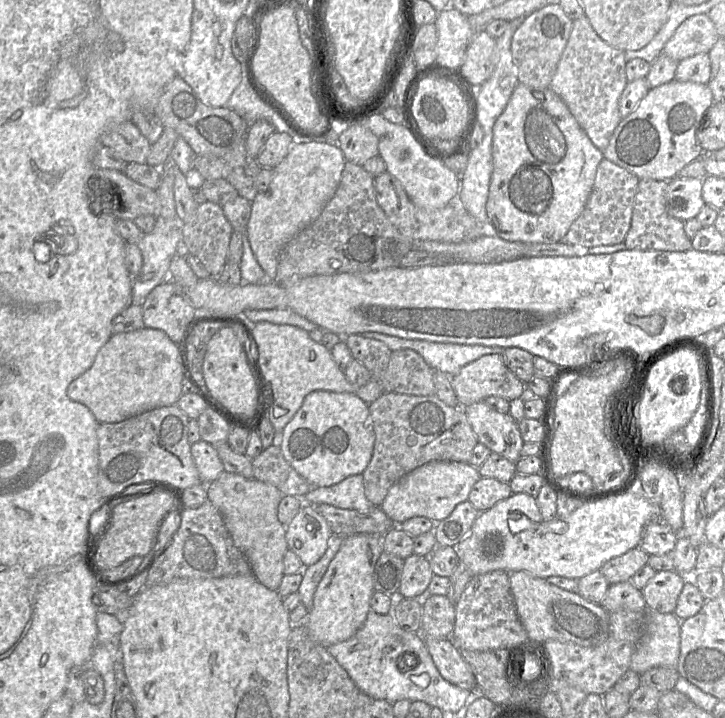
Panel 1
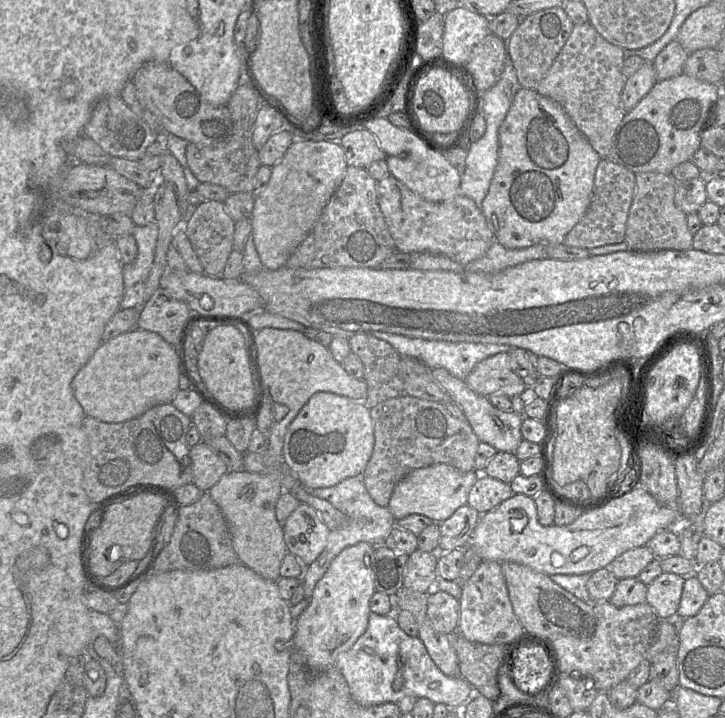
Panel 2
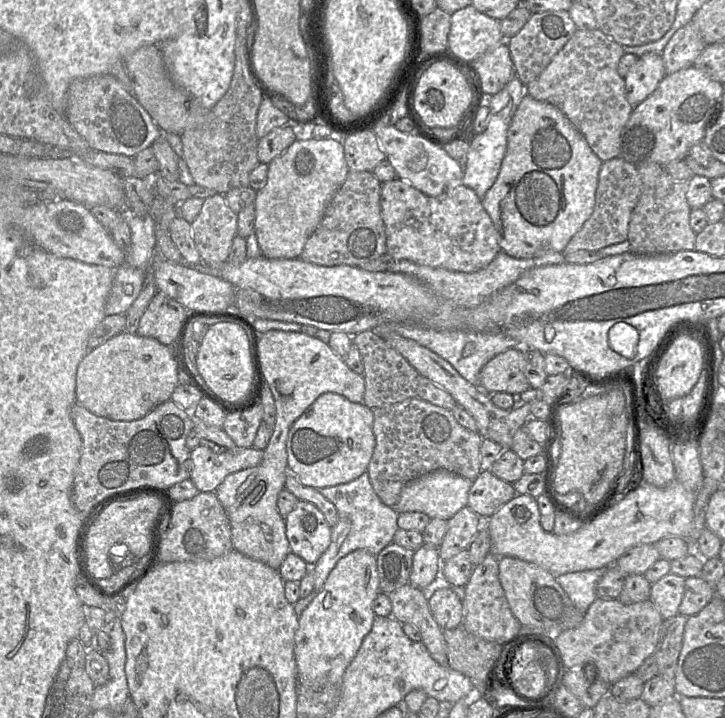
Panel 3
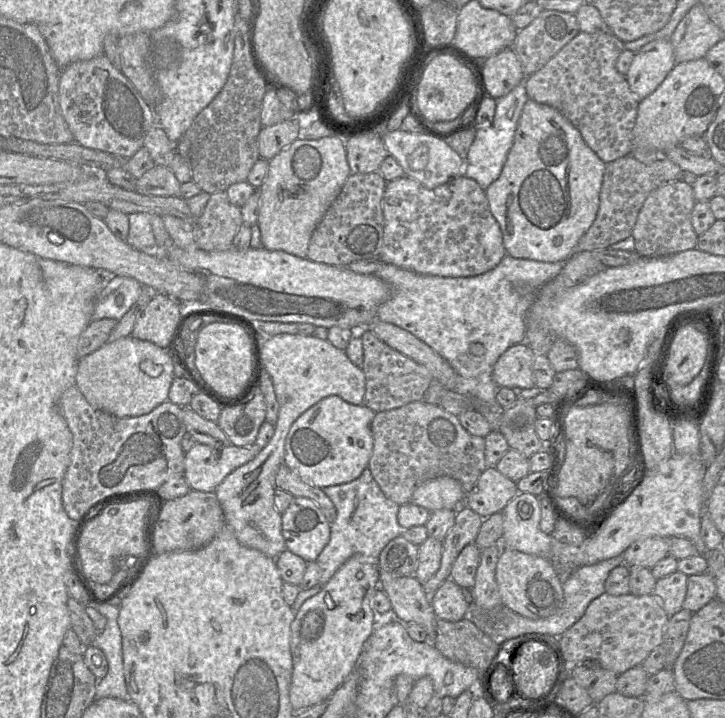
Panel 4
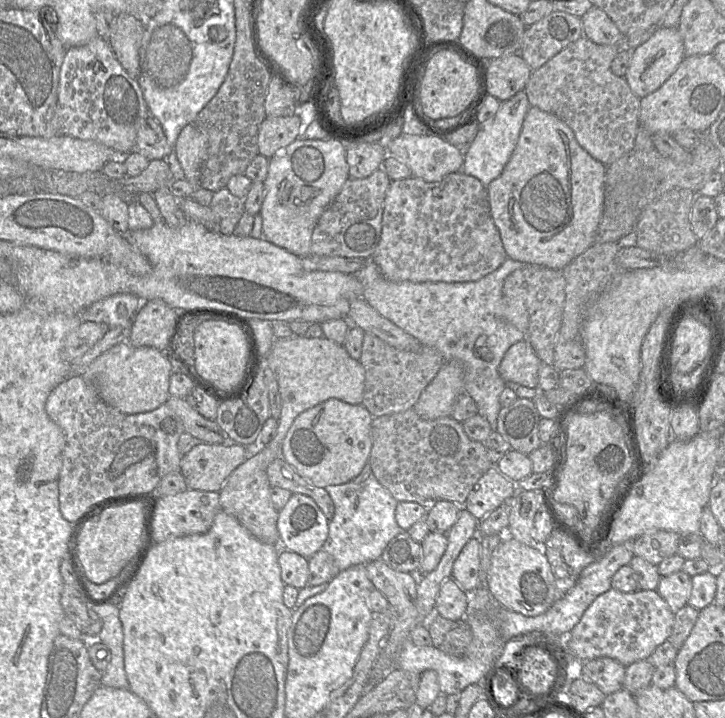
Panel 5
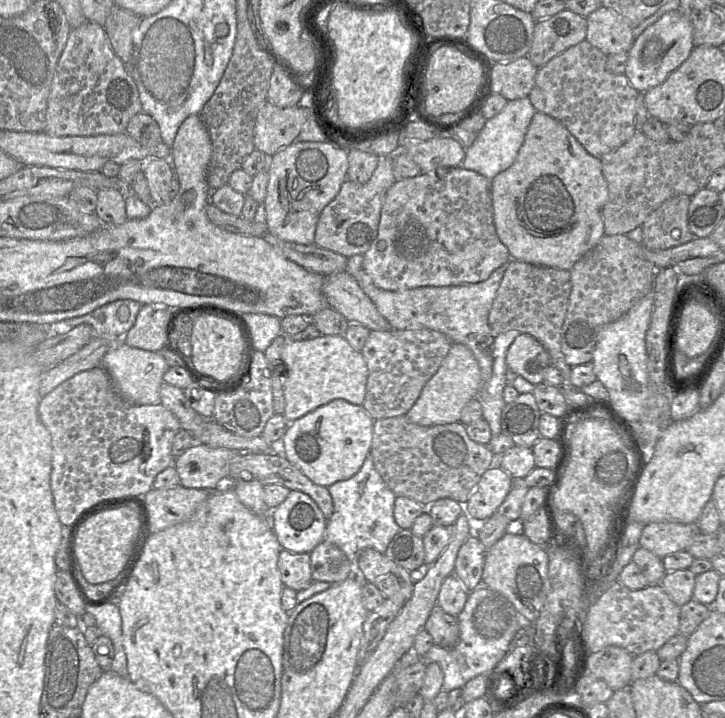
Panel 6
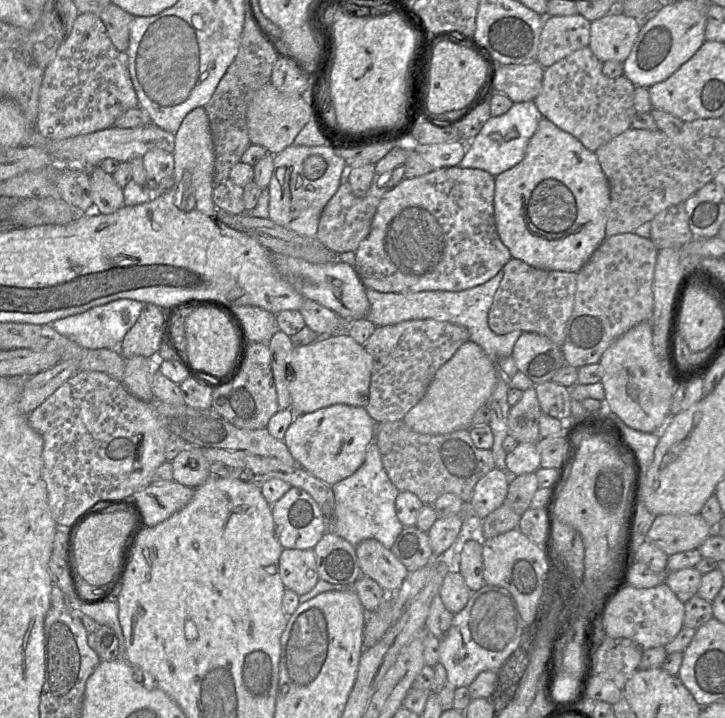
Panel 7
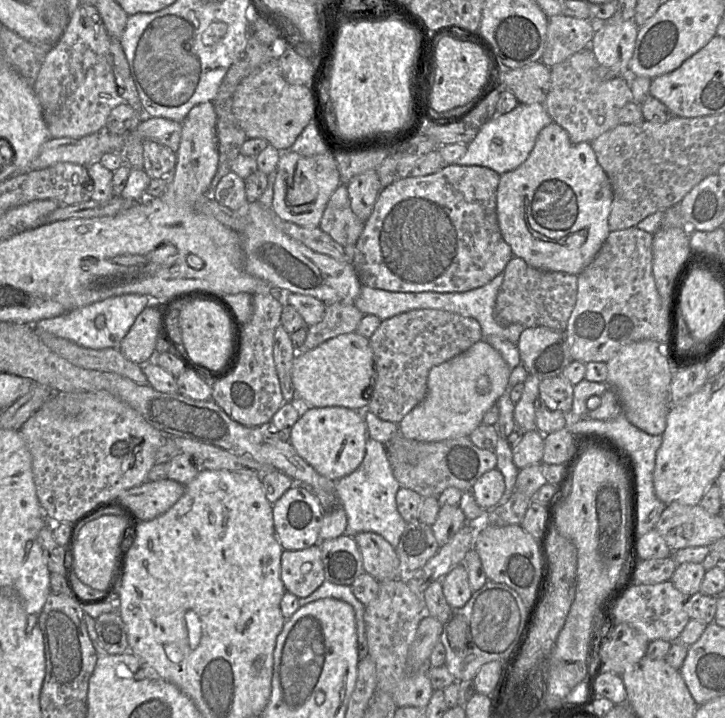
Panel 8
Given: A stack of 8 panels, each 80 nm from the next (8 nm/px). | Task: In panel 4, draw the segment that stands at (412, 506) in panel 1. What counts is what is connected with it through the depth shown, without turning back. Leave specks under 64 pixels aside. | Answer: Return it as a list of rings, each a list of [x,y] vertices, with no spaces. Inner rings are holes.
[[[440,476],[417,487],[411,503],[422,506],[429,512],[441,509],[457,510],[465,505],[465,497],[466,493],[457,480]]]

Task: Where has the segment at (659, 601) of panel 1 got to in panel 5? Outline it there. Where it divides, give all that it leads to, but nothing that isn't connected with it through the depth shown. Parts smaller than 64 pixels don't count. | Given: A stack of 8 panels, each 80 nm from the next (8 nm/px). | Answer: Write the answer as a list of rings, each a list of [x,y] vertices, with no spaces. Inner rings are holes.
[[[680,570],[662,576],[657,586],[657,592],[667,602],[673,613],[688,604],[692,588],[692,576]]]

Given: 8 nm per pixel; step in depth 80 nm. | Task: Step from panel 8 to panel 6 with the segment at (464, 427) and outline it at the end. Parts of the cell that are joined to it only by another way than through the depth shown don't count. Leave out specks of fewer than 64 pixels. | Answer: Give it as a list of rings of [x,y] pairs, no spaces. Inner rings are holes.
[[[452,344],[438,371],[425,384],[419,398],[405,414],[412,423],[421,426],[460,422],[464,406],[476,397],[481,382],[481,371],[472,351],[464,344]]]

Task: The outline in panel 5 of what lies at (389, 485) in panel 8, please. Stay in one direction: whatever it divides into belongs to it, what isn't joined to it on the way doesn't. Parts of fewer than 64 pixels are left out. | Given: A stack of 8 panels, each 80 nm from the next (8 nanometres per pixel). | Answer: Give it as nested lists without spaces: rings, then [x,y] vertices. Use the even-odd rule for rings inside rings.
[[[369,462],[353,480],[324,489],[334,503],[334,516],[322,549],[333,556],[340,571],[380,559],[388,543],[404,531],[395,519],[398,501],[377,480]]]

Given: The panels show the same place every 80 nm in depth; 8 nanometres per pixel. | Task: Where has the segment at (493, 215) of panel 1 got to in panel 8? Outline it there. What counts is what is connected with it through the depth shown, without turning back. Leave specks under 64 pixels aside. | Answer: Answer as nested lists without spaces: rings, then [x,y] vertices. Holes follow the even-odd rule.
[[[552,121],[538,134],[535,145],[528,158],[516,169],[500,175],[496,196],[496,214],[503,239],[511,247],[513,256],[522,258],[528,265],[539,270],[565,272],[579,275],[595,258],[610,233],[609,215],[612,207],[612,186],[610,179],[597,161],[589,142],[573,143],[567,131]]]

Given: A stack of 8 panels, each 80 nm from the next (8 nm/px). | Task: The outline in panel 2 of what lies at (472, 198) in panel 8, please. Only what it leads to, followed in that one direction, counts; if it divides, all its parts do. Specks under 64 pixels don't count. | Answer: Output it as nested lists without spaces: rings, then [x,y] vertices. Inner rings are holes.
[[[390,175],[377,181],[377,200],[398,251],[441,253],[467,264],[482,257],[494,241],[482,210],[462,194],[442,202],[431,202]]]

